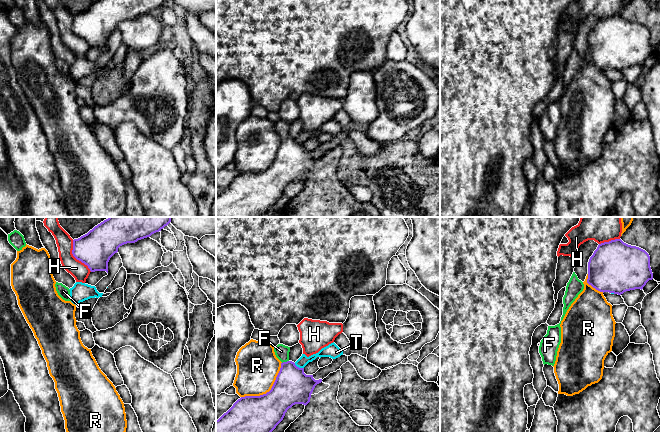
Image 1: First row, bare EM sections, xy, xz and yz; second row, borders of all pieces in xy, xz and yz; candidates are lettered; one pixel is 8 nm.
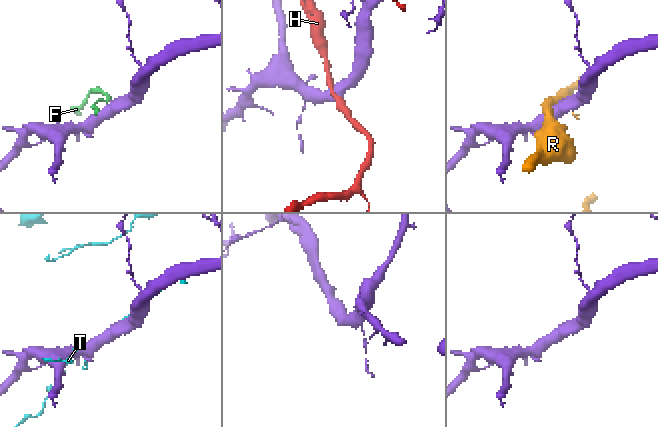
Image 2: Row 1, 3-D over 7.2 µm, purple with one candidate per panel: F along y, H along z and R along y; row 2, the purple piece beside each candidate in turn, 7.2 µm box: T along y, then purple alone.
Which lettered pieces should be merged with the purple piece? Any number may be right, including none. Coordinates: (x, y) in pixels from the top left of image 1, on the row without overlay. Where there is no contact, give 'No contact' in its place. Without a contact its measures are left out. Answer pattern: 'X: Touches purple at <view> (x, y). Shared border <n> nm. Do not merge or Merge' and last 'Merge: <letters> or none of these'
F: Touches purple at xz (285, 138). Shared border 60 nm. Merge
H: Touches purple at xy (75, 33). Shared border 300 nm. Do not merge
R: Touches purple at xz (270, 166). Shared border 440 nm. Do not merge
T: Touches purple at xz (298, 143). Shared border 90 nm. Do not merge
Merge: F

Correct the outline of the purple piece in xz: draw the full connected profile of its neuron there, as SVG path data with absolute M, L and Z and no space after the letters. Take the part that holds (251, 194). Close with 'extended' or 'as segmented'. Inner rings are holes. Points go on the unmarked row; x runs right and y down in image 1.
M278 120L274 124L276 133L282 138L280 147L269 168L260 172L245 172L216 196L216 217L260 217L271 210L283 196L285 189L295 180L307 181L315 162L322 155L315 156L313 151L306 151L304 144L299 144L289 136L290 123Z; extended

